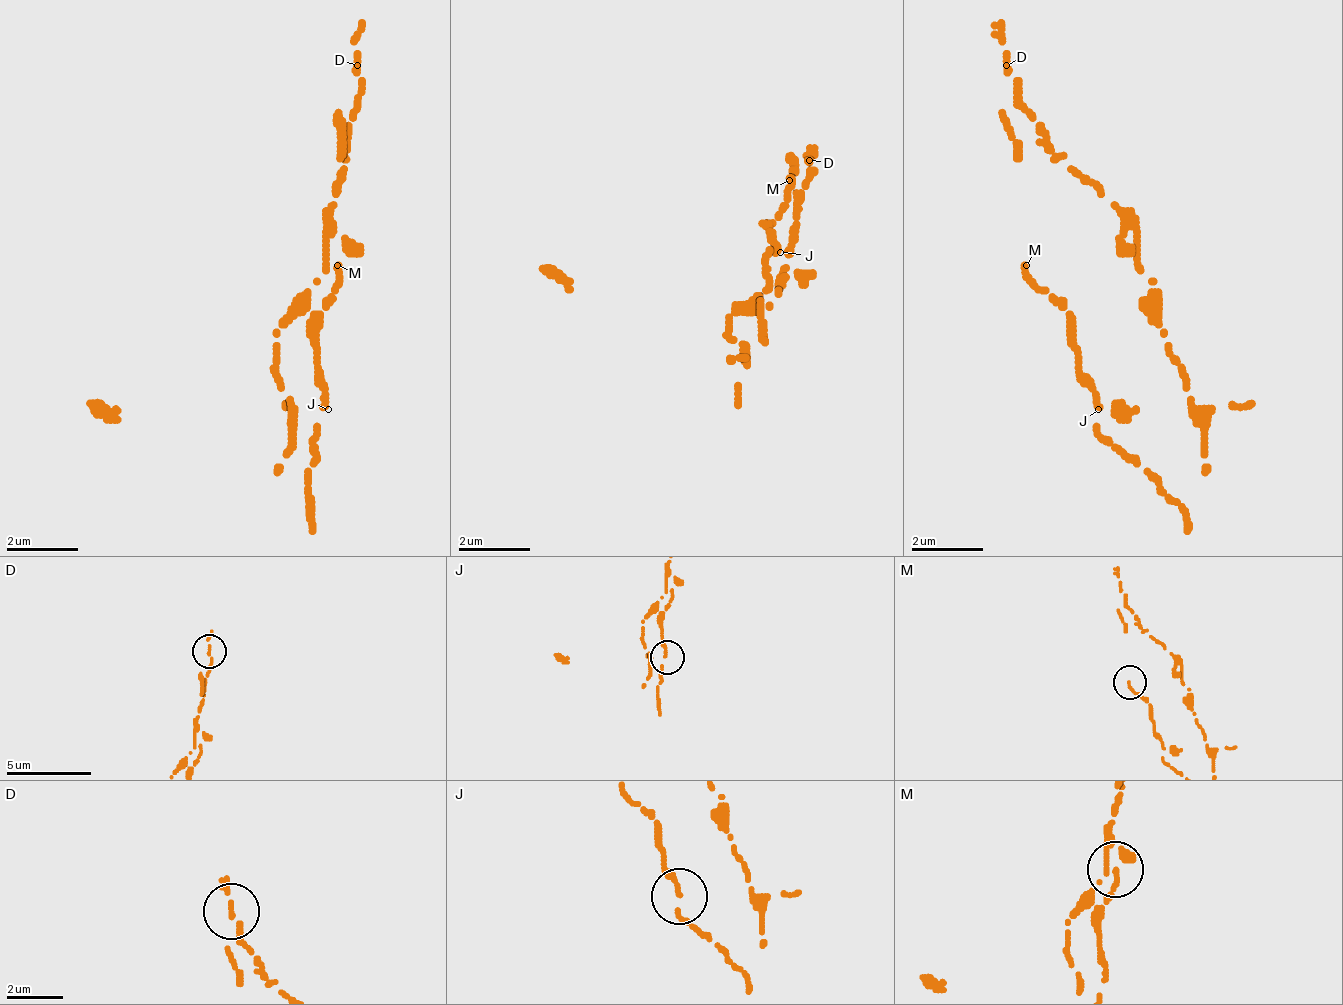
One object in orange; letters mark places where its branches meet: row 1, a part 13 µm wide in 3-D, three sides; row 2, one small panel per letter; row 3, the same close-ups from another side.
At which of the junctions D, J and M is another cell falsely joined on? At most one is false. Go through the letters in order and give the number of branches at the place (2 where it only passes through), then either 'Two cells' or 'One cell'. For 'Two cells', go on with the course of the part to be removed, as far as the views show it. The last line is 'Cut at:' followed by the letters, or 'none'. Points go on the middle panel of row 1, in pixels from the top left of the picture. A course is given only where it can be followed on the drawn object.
D: Branches: 2. Two cells
J: Branches: 2. One cell
M: Branches: 1. One cell
Cut at: D

